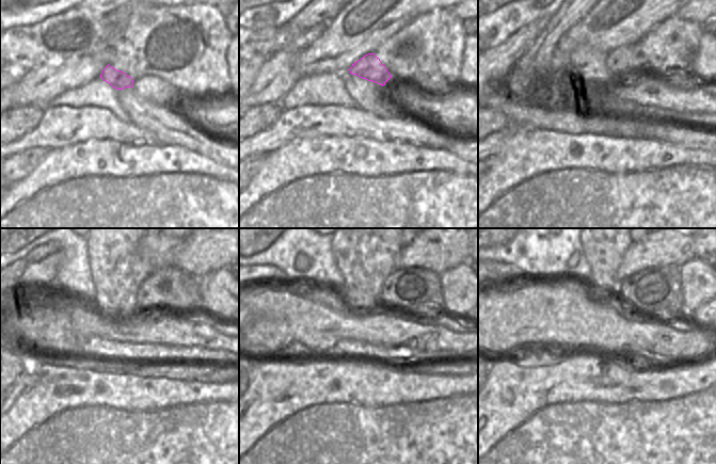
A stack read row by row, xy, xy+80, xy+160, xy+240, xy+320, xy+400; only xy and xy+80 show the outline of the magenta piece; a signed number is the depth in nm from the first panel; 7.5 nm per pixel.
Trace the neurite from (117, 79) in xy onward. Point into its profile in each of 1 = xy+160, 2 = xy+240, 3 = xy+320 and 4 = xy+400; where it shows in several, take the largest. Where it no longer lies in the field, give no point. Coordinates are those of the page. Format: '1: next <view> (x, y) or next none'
1: next xy+160 (625, 59)
2: next xy+240 (170, 288)
3: next xy+320 (409, 290)
4: next xy+400 (657, 289)

